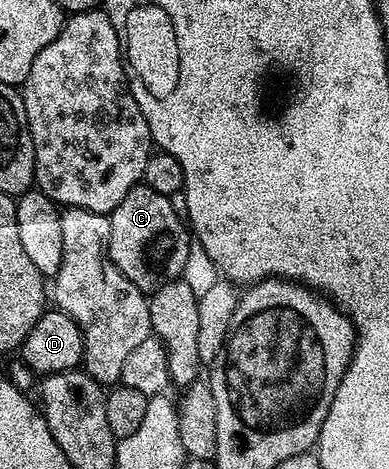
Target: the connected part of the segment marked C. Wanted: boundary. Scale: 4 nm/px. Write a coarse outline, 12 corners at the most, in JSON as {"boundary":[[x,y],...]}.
{"boundary":[[141,182],[108,216],[108,257],[145,294],[194,246],[169,197]]}

